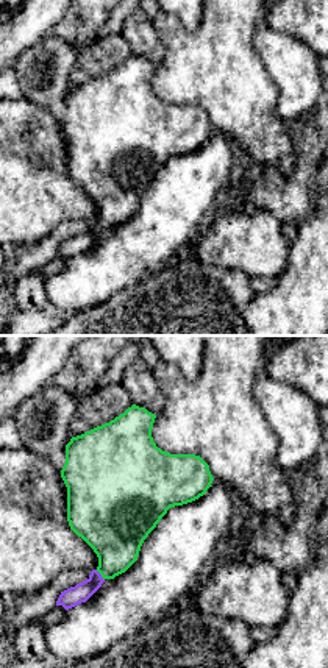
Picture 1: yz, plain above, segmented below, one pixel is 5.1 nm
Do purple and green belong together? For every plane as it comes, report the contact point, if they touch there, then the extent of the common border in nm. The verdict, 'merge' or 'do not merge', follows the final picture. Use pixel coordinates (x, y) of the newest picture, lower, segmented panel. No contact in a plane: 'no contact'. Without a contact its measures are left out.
meets purple at (100, 575); contact 70 nm long

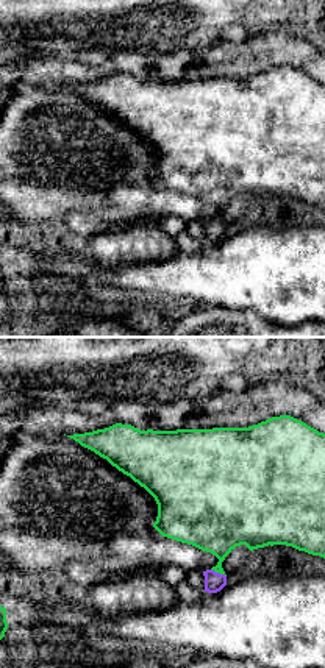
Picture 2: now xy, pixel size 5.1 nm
meets purple at (219, 573); contact 90 nm long

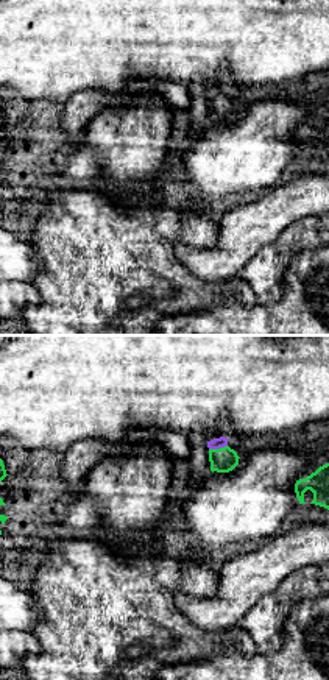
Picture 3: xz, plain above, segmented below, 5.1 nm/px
meets purple at (217, 448); contact 100 nm long

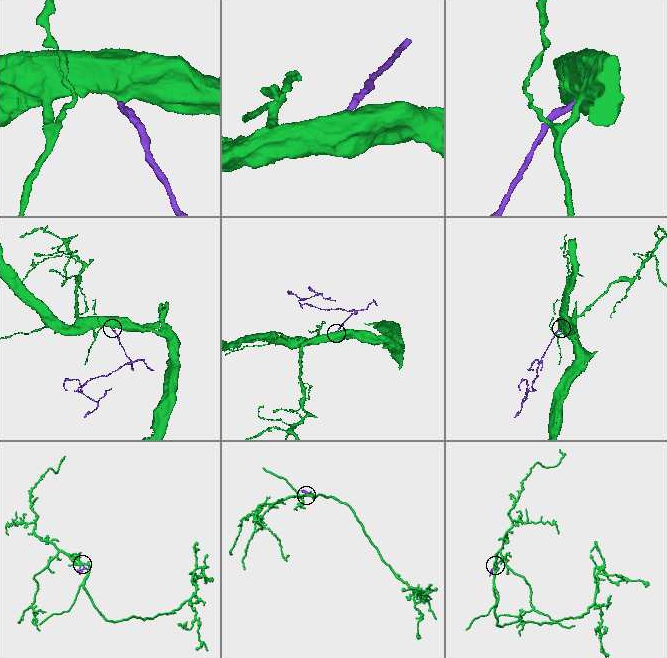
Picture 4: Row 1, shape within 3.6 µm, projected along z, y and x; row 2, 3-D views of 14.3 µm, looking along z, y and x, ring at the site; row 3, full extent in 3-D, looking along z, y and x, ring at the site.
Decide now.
merge

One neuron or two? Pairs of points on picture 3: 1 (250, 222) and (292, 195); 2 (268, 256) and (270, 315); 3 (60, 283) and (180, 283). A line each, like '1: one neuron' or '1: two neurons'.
1: one neuron
2: two neurons
3: one neuron

